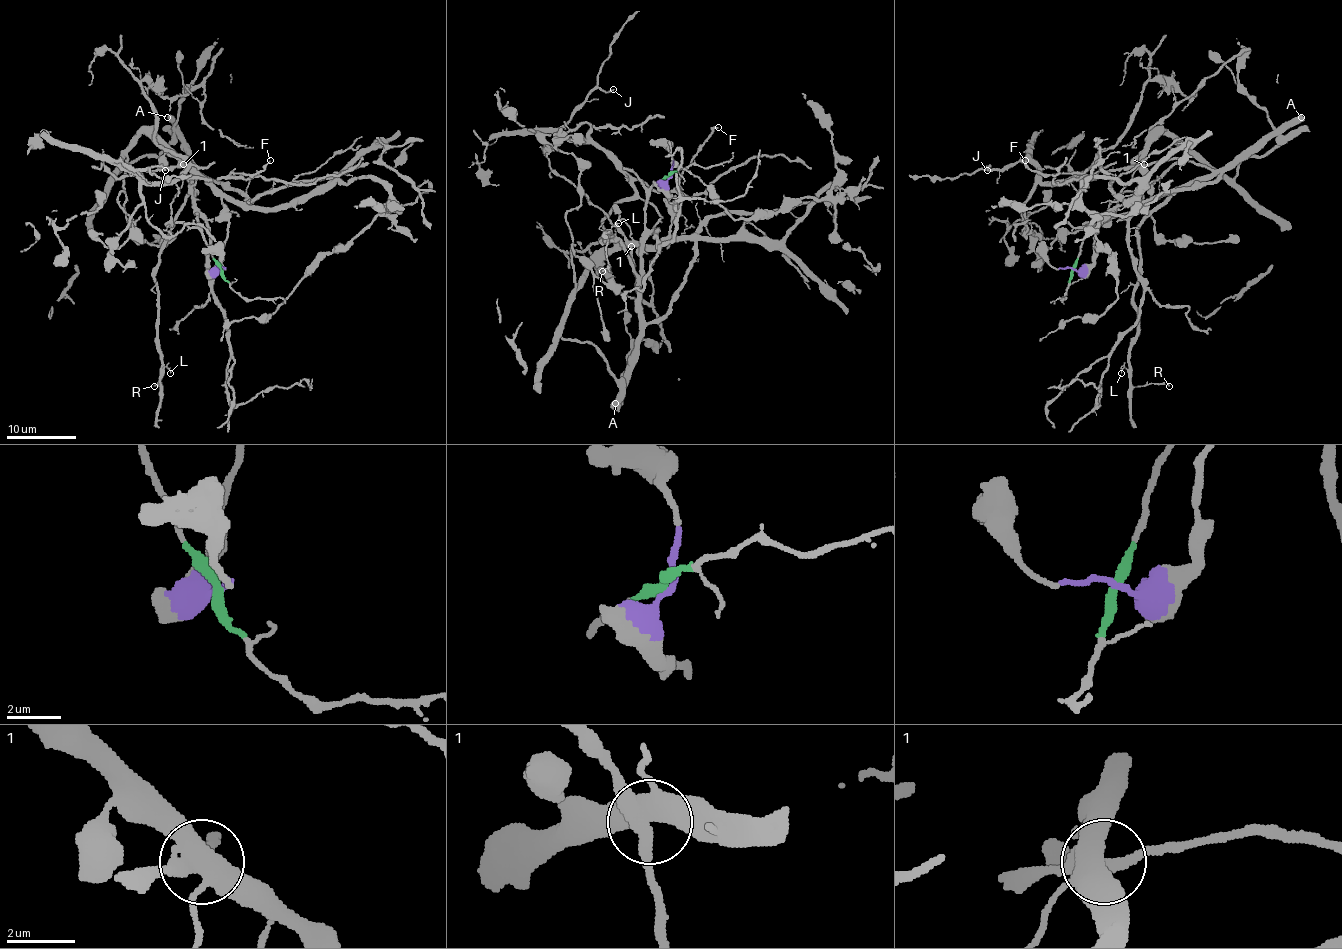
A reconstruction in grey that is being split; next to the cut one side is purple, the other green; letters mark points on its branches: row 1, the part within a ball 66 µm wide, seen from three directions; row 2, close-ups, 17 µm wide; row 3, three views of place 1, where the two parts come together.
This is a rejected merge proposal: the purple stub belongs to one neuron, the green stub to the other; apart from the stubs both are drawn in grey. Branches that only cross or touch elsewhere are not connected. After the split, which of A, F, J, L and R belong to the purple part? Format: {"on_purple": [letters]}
{"on_purple": ["F", "J"]}

